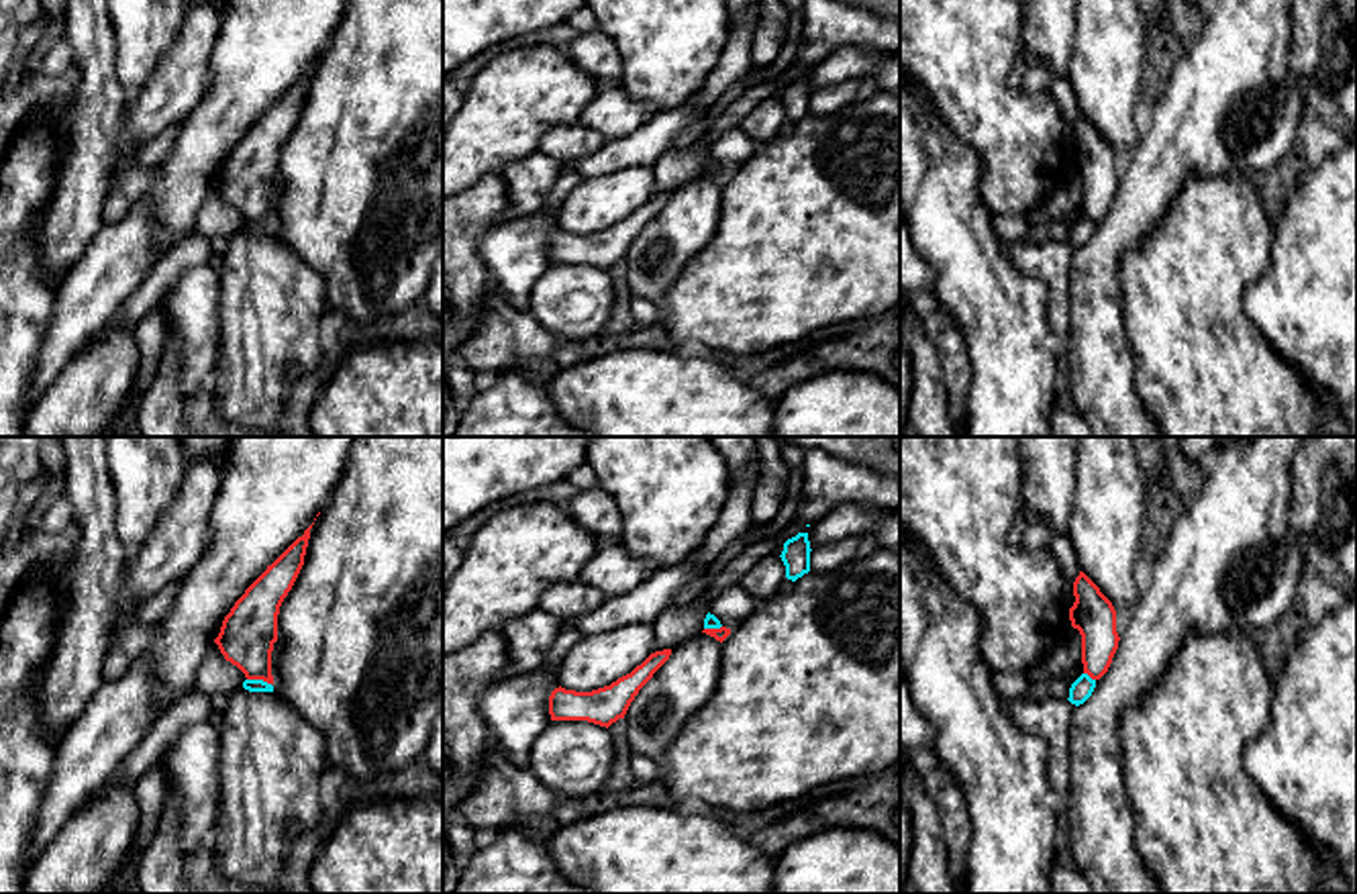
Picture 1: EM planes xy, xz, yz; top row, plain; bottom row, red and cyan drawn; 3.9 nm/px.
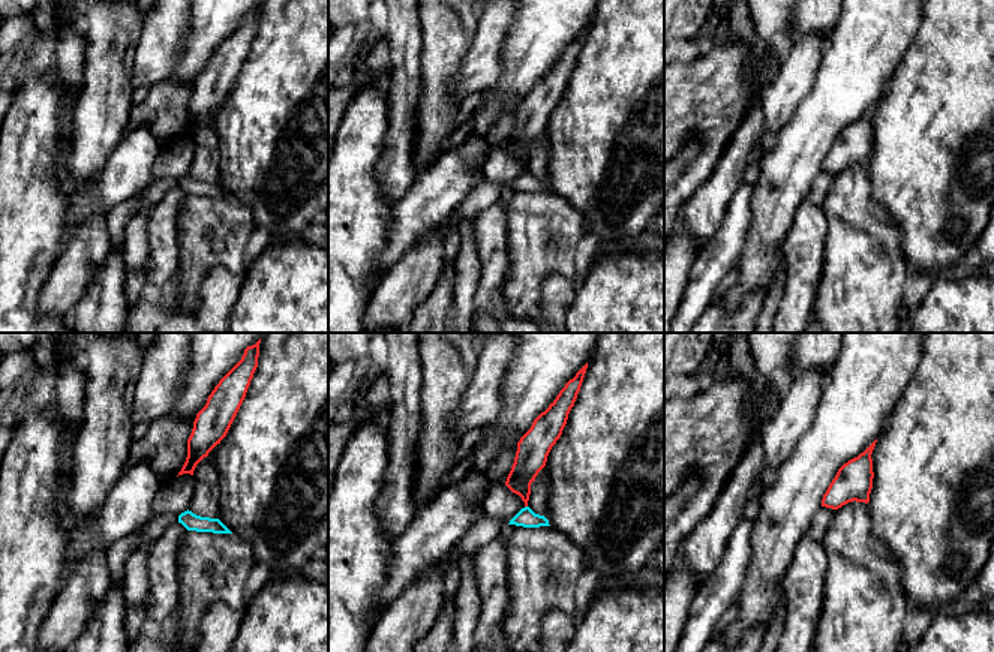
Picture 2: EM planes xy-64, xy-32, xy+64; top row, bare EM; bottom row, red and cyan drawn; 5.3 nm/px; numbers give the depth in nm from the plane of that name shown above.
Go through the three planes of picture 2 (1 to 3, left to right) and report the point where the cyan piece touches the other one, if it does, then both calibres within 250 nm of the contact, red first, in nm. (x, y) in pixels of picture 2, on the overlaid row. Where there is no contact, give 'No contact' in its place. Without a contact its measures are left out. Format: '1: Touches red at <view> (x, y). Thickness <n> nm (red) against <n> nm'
1: No contact
2: No contact
3: No contact

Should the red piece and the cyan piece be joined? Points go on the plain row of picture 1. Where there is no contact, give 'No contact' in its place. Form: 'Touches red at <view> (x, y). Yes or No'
Touches red at xy (260, 221). No

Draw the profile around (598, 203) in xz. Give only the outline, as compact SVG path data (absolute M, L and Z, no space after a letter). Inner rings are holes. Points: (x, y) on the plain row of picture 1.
M631 167L582 180L559 206L559 229L592 235L641 208L653 190L653 167Z

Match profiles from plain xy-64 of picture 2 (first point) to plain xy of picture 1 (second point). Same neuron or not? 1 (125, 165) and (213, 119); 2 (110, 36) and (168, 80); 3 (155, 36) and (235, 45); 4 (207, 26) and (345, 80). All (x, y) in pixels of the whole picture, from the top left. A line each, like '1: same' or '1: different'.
1: different
2: different
3: different
4: different

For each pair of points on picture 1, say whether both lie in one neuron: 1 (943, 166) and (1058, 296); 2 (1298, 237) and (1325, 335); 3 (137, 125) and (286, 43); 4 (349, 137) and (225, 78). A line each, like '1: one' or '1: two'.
1: two
2: one
3: two
4: two

